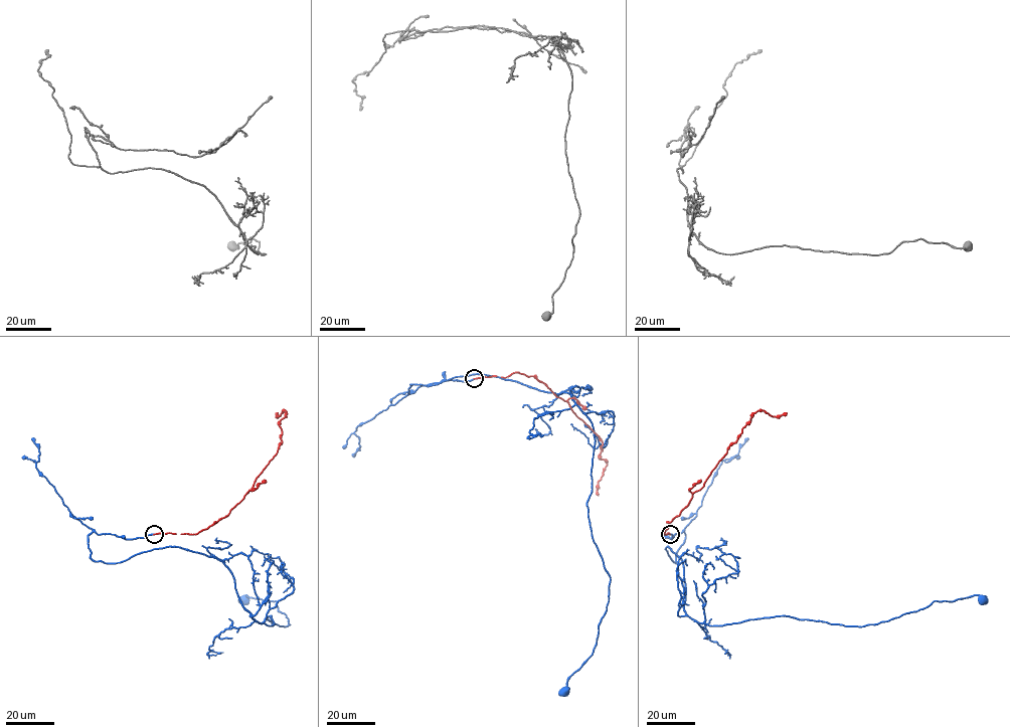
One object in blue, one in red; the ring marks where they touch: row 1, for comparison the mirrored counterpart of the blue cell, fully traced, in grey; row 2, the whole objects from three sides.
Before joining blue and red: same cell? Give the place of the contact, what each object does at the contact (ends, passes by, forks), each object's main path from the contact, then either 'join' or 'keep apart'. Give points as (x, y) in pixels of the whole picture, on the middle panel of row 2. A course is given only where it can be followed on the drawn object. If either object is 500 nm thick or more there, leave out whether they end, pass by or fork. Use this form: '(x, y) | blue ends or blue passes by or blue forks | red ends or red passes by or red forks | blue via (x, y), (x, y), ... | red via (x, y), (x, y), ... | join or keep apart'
(474, 378) | blue ends | red ends | blue via (474, 379), (408, 394), (495, 376), (568, 393), (592, 423), (588, 519), (609, 595), (593, 655), (564, 690) | red via (474, 378), (517, 372), (533, 376), (566, 401), (603, 441), (600, 458), (607, 463), (598, 495) | join

